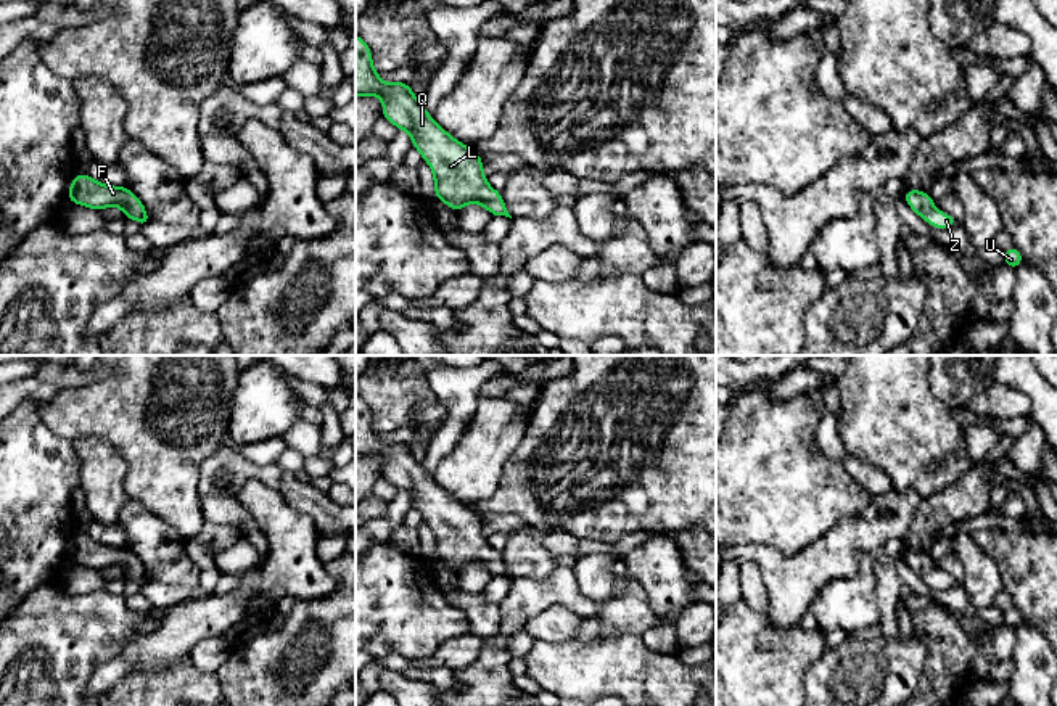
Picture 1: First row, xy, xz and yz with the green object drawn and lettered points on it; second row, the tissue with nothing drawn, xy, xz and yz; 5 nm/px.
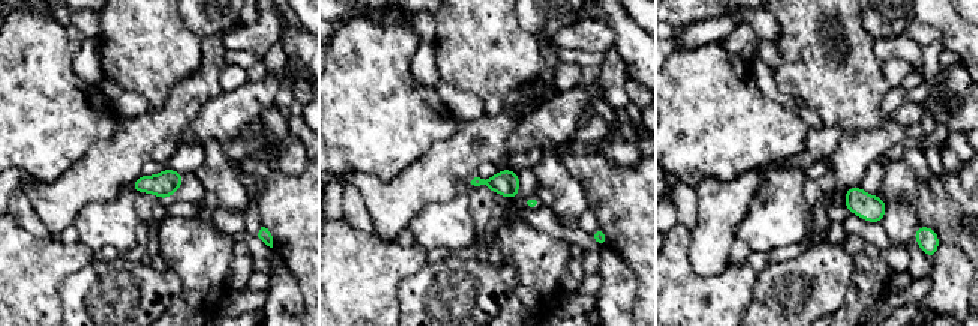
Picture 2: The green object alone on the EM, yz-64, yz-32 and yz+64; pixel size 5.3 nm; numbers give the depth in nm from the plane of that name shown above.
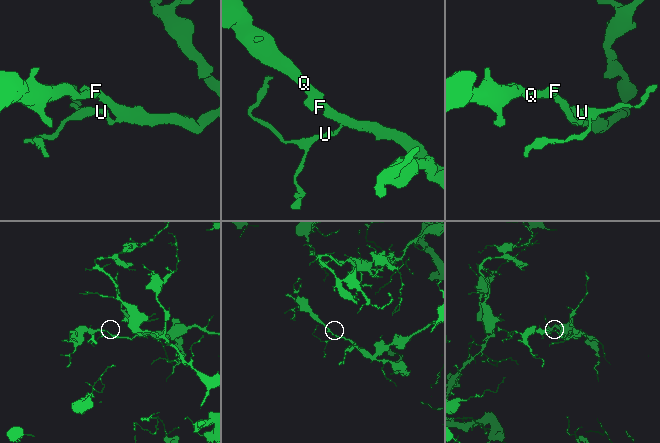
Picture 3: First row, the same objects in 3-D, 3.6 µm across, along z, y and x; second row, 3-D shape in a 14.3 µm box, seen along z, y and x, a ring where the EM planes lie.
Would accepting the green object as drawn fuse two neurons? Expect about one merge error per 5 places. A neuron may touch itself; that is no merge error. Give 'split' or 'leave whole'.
leave whole

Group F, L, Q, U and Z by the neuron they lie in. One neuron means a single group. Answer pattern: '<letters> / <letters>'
F L Q U Z

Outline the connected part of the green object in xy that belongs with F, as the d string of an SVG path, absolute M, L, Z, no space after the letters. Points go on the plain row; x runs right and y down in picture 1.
M77 532L68 552L68 561L97 571L117 564L125 579L137 579L143 589L151 585L145 566L129 548L103 545L87 534Z

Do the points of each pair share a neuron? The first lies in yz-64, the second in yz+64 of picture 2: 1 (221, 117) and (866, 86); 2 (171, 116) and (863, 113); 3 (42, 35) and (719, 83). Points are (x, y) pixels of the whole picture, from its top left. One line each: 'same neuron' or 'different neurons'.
1: different neurons
2: different neurons
3: same neuron

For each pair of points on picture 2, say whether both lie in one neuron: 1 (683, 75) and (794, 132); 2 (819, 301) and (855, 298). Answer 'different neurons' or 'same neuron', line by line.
1: same neuron
2: different neurons

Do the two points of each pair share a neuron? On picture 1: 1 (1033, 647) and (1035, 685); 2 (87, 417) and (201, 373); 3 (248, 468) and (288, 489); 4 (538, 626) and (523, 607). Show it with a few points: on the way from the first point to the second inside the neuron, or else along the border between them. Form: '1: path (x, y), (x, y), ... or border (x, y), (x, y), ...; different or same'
1: path (1033, 656), (1035, 676); same
2: path (116, 407), (153, 404), (172, 385); same
3: path (258, 472), (279, 480); same
4: border (568, 607), (551, 605), (536, 613), (523, 629); different

